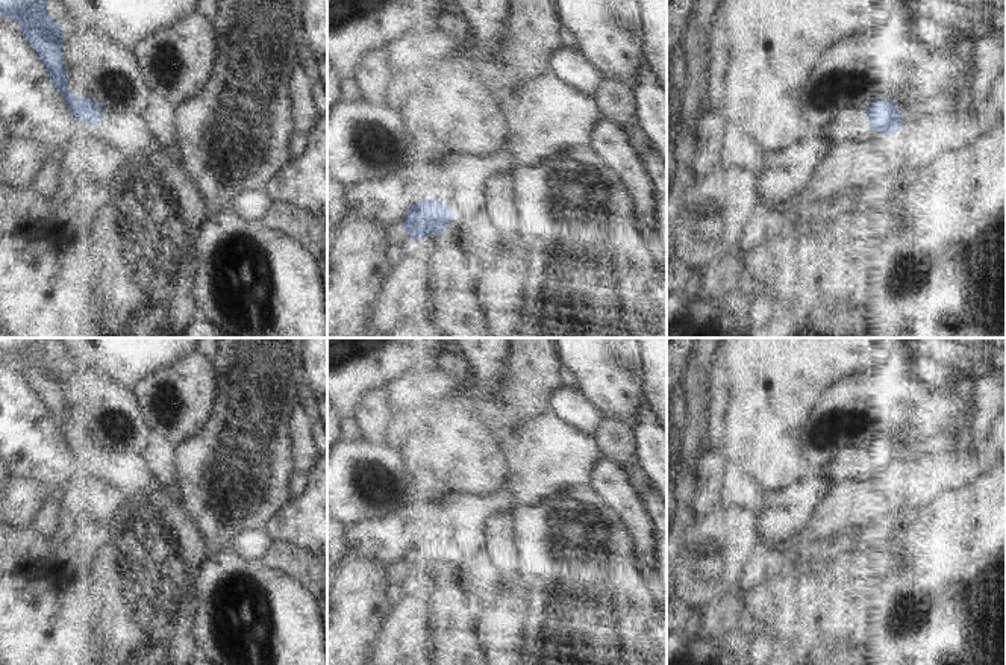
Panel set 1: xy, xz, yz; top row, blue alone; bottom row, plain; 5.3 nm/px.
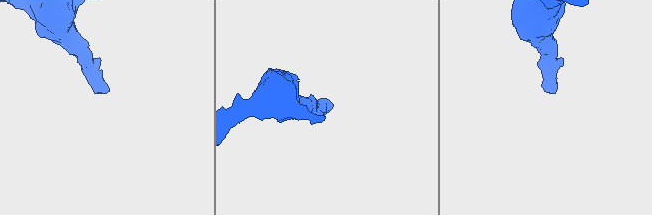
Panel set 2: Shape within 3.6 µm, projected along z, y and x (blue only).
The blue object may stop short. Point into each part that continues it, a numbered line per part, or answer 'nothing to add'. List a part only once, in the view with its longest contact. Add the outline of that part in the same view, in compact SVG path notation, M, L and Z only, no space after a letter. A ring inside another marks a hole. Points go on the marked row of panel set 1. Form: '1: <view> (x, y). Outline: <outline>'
1: yz (849, 124). Outline: M847 106L833 117L830 124L823 132L833 144L836 144L864 139L874 130L868 123L865 109Z

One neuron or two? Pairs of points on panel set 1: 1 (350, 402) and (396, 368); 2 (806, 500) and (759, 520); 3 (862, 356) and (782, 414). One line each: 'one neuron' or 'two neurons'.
1: one neuron
2: one neuron
3: one neuron

